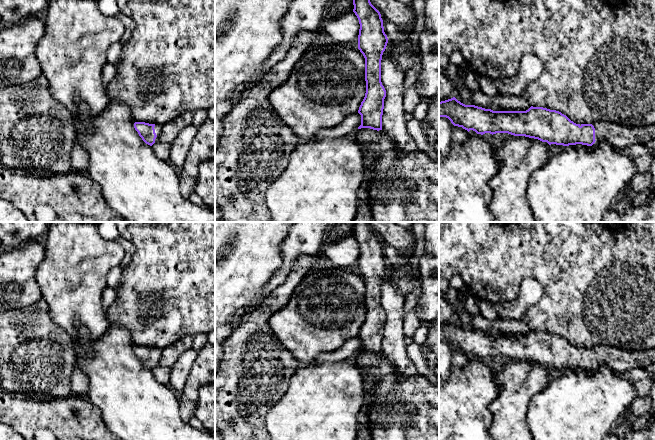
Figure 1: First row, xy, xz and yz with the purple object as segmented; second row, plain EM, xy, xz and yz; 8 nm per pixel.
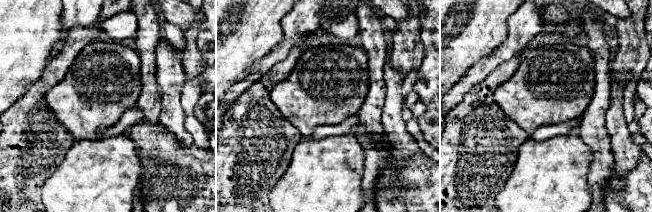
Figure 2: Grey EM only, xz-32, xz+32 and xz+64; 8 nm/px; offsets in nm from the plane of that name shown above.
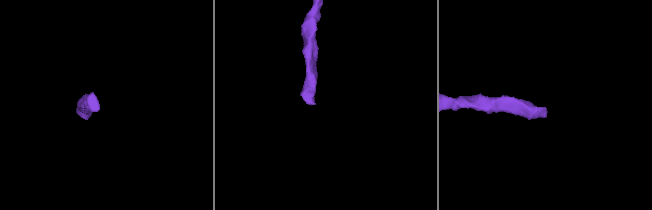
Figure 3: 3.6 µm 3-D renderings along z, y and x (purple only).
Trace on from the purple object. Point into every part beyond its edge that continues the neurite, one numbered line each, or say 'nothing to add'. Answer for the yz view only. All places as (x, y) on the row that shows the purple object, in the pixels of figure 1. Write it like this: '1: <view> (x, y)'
1: yz (619, 136)

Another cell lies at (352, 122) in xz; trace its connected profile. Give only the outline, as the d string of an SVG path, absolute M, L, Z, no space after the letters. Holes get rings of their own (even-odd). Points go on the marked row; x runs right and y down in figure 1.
M356 112L349 115L342 123L333 128L320 129L315 135L315 141L332 140L340 137L350 136L361 125L361 115Z

